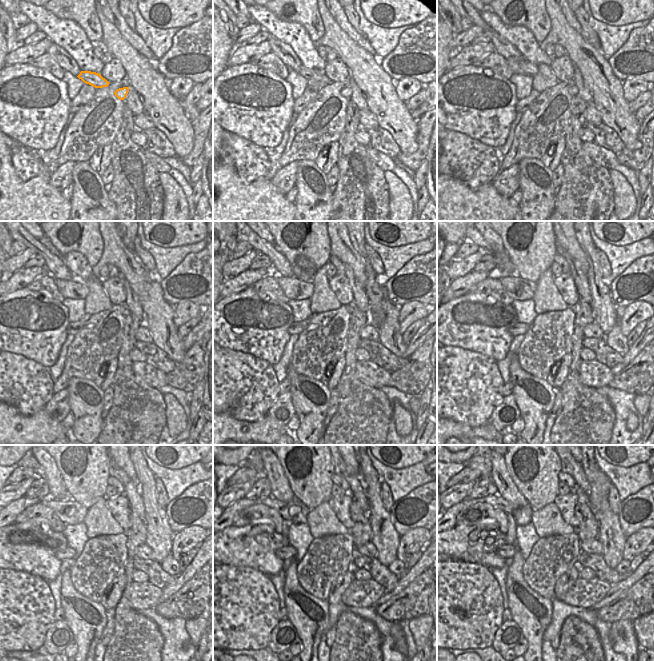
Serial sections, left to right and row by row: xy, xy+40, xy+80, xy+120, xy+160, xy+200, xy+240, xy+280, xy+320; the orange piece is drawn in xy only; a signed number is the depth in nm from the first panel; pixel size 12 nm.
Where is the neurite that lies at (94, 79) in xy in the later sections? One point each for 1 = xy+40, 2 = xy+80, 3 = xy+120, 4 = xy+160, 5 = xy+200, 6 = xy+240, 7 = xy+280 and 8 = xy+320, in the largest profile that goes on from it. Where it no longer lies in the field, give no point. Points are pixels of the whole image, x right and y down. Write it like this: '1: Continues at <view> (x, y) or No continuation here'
1: Continues at xy+40 (307, 73)
2: Continues at xy+80 (523, 67)
3: Continues at xy+120 (69, 289)
4: Continues at xy+160 (293, 288)
5: Continues at xy+200 (517, 288)
6: Continues at xy+240 (68, 510)
7: Continues at xy+280 (287, 510)
8: Continues at xy+320 (496, 501)

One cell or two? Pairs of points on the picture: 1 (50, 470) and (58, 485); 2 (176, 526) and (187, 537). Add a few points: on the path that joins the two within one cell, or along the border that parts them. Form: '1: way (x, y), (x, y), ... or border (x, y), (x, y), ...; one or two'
1: way (52, 474), (55, 481); one
2: border (202, 527), (187, 526), (175, 534); two

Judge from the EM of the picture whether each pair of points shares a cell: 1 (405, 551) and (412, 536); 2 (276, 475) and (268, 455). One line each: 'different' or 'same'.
1: same
2: same

